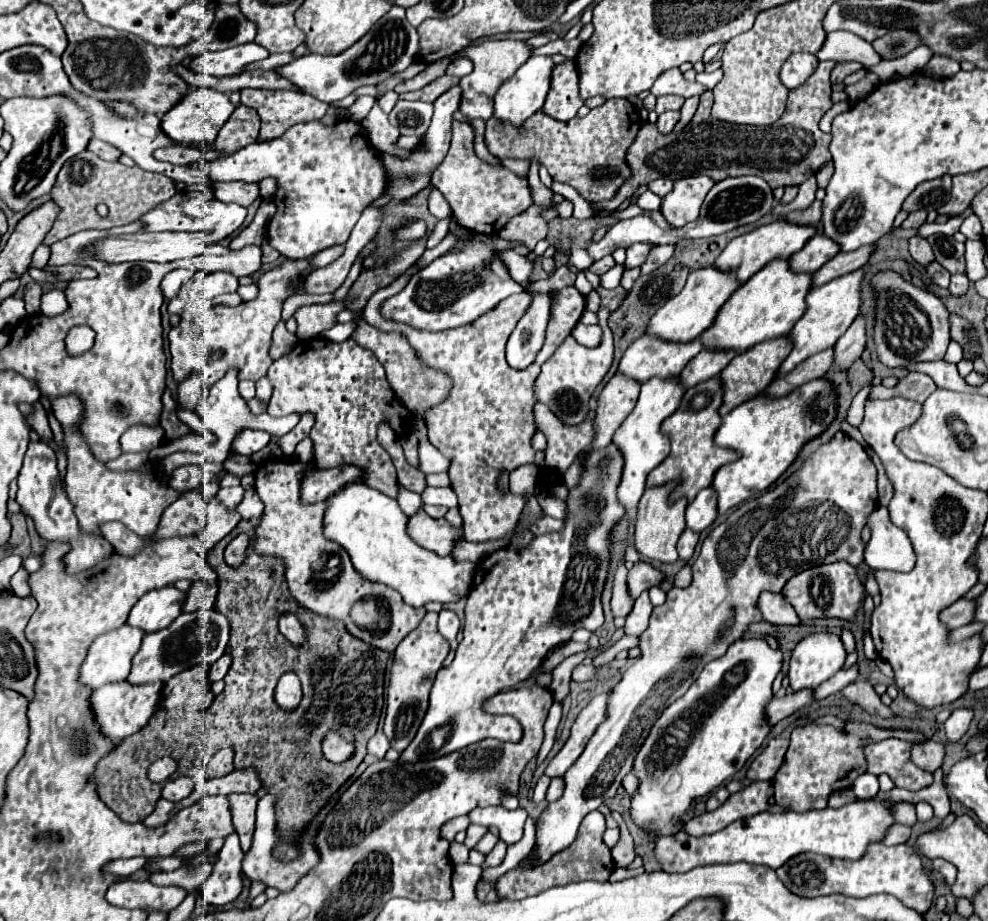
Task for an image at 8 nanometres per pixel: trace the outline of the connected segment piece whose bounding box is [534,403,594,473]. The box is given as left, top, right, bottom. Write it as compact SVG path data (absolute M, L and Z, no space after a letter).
M536 403L534 415L540 431L548 439L546 447L546 465L554 471L566 473L576 453L590 447L590 439L594 435L592 421L584 421L580 425L564 425L546 405Z

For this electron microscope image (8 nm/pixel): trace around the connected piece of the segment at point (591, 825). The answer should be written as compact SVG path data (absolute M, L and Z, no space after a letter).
M592 811L584 817L584 821L580 823L576 841L566 847L564 851L554 853L546 863L542 865L522 865L522 867L514 867L512 871L504 873L498 881L496 881L496 893L498 899L524 899L536 893L542 893L554 885L566 885L570 881L596 880L605 882L614 871L614 861L612 861L612 853L610 847L604 843L602 835L606 831L606 817L600 811Z

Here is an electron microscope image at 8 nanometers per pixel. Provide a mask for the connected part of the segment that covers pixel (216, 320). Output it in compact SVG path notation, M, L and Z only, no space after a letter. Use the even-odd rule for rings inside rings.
M310 259L302 261L284 261L280 267L274 267L266 271L258 279L260 293L256 299L248 303L240 303L238 307L220 307L218 313L214 309L210 315L194 315L190 313L190 307L186 307L180 313L180 323L170 329L168 341L170 341L170 355L172 355L172 371L174 379L182 381L186 375L196 371L206 371L208 381L218 381L224 377L228 367L238 367L238 379L250 379L258 381L266 375L268 367L272 365L272 359L268 355L272 331L276 323L280 321L282 303L288 297L286 283L292 277L306 275L308 273ZM210 351L224 351L220 359L210 359Z

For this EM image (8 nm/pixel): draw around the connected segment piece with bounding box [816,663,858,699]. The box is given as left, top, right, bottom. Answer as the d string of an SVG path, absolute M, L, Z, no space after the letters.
M858 663L850 665L848 669L840 669L840 671L838 671L834 677L830 677L826 683L822 683L820 687L816 687L816 699L824 699L824 697L828 697L828 695L832 695L832 693L842 691L848 683L856 681L856 677L858 677Z

